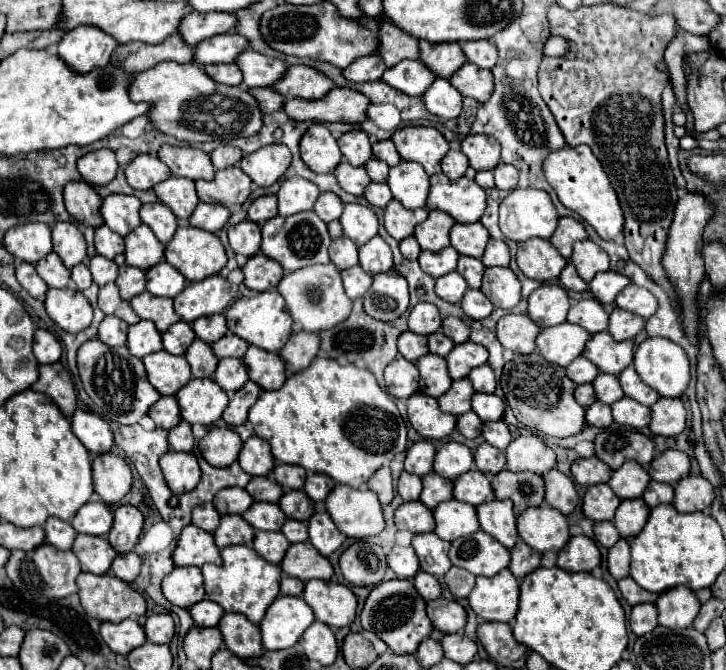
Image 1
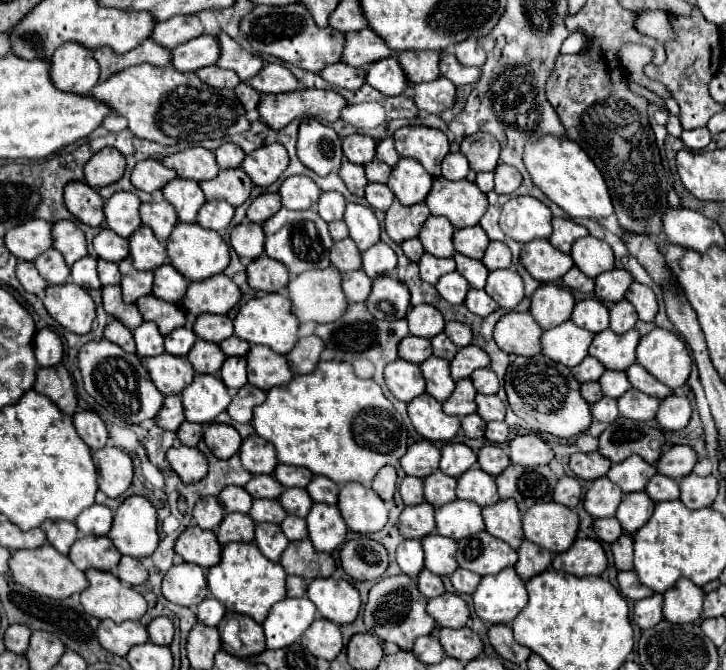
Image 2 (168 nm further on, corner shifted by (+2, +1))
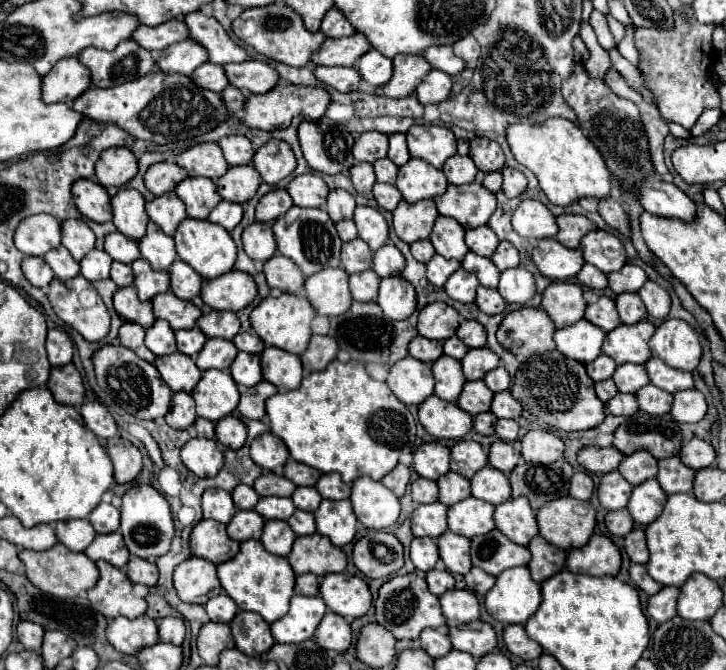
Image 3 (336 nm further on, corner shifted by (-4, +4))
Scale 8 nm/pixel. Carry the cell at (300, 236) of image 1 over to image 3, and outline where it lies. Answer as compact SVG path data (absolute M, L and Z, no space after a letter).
M292 206L284 216L280 216L272 224L278 252L282 256L292 258L298 268L304 272L304 276L312 276L324 268L338 268L340 266L340 246L342 240L334 228L334 222L330 216L320 208L300 208Z

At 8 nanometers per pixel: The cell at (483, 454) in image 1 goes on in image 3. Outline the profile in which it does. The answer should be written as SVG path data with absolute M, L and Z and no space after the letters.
M498 440L490 446L490 464L496 470L510 474L518 462L520 462L520 454L518 454L518 448L514 444Z

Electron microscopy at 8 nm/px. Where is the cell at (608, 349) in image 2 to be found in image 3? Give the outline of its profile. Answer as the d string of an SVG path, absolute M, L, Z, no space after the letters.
M638 322L638 324L620 324L616 330L606 334L602 352L614 358L617 365L626 363L644 364L652 358L648 340L654 334L652 322Z

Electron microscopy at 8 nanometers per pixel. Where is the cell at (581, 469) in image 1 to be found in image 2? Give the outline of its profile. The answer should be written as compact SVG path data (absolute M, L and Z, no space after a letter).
M598 451L594 453L576 453L570 457L570 469L578 479L594 481L598 477L604 477L610 469L610 461L602 457Z

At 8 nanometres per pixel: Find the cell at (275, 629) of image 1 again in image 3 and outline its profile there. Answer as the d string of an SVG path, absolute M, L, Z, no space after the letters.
M294 596L286 616L276 620L270 628L276 642L304 642L312 638L316 626L326 612L326 604L320 596Z

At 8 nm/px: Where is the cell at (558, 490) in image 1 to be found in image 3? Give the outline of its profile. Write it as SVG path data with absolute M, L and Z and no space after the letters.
M576 472L574 478L570 480L570 496L576 500L590 500L592 492L594 492L594 482L590 474Z

